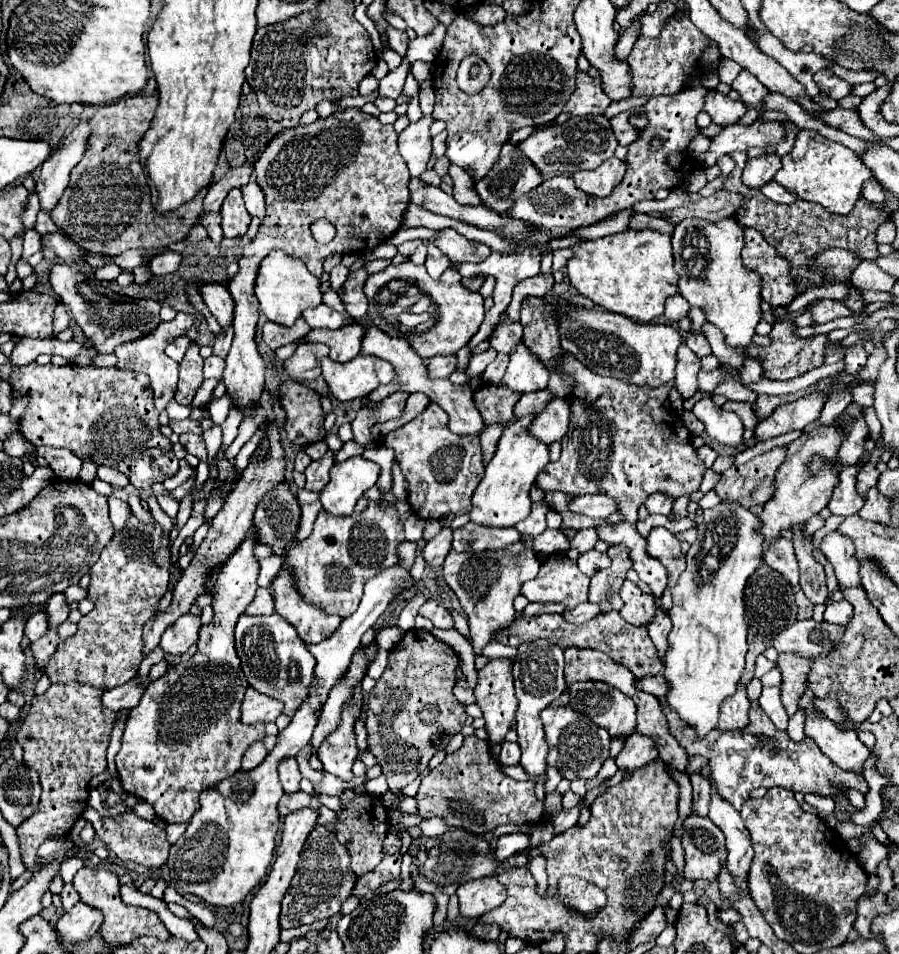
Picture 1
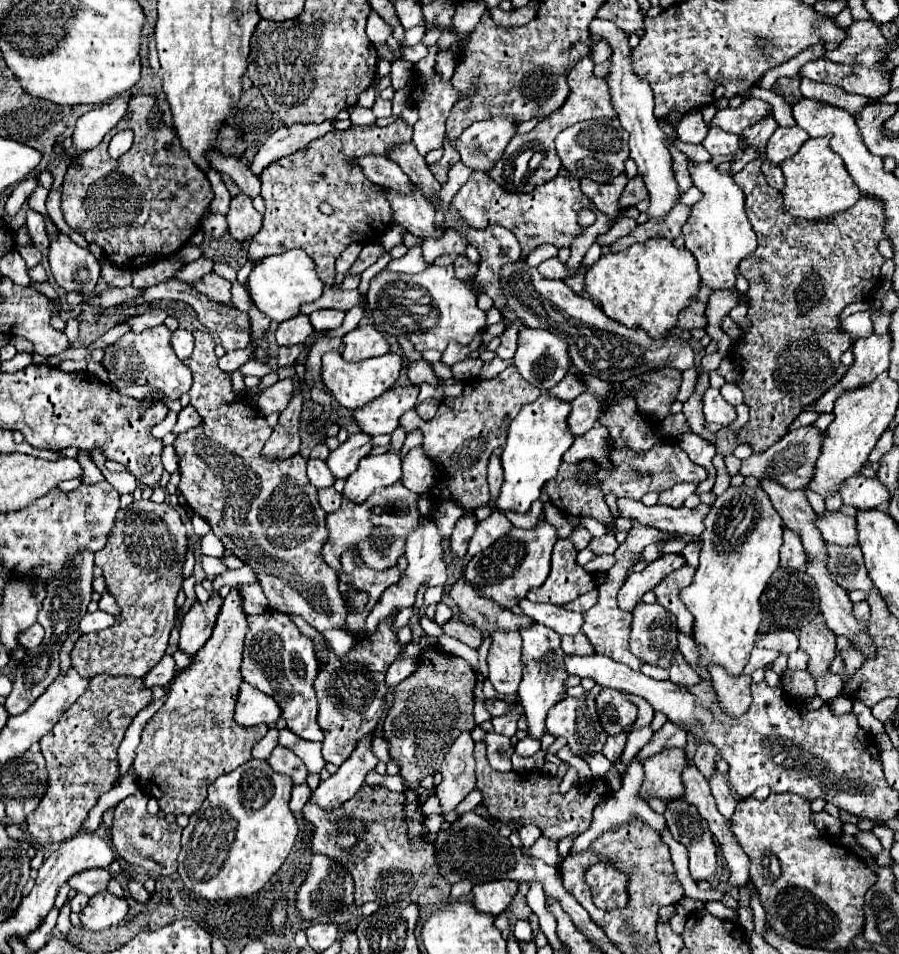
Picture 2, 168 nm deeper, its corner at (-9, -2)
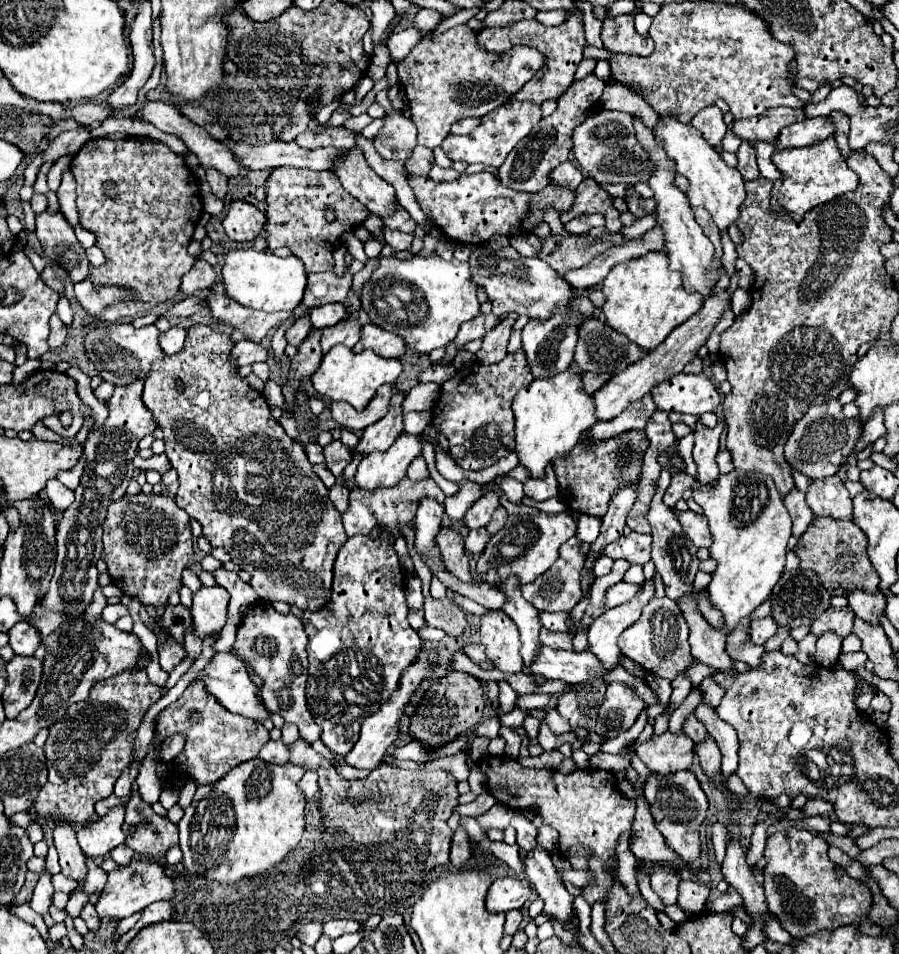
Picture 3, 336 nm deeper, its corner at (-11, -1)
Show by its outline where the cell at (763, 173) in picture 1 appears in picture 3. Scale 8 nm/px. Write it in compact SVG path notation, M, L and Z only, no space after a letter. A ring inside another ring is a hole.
M815 117L815 119L803 119L795 125L789 125L787 129L781 129L777 137L777 149L795 149L795 147L807 147L815 145L829 135L833 135L833 123L829 117Z

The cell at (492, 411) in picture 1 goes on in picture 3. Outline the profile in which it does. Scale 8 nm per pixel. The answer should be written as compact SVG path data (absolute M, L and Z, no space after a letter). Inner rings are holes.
M525 353L507 355L495 365L469 363L457 371L453 379L443 383L441 397L433 407L433 425L447 437L449 453L463 469L485 469L503 459L515 447L513 399L533 381Z

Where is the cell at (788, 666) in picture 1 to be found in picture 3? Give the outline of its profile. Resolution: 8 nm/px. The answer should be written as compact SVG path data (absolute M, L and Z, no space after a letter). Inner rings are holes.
M829 607L825 613L821 613L813 623L811 623L811 633L815 637L821 637L823 633L827 631L833 631L837 633L839 637L847 637L851 633L851 627L853 627L853 611L849 607L843 607L843 609L835 609L835 607Z

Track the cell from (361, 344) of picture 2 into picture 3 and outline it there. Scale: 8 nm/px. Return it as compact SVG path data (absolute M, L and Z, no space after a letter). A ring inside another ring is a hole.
M363 325L361 329L361 339L359 343L353 347L353 353L361 353L365 349L375 351L381 357L387 359L399 359L405 353L405 345L401 337L395 337L395 333L389 333L377 325Z

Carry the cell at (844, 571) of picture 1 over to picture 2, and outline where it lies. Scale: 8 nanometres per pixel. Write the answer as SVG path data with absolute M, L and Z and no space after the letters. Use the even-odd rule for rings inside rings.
M825 510L825 514L817 514L817 528L825 542L833 542L839 546L857 544L857 528L853 516Z

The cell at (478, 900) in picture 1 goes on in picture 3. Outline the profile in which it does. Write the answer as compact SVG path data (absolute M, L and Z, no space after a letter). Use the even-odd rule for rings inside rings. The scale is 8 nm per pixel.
M503 877L495 879L487 893L487 911L501 913L519 909L531 897L531 885L527 879Z

